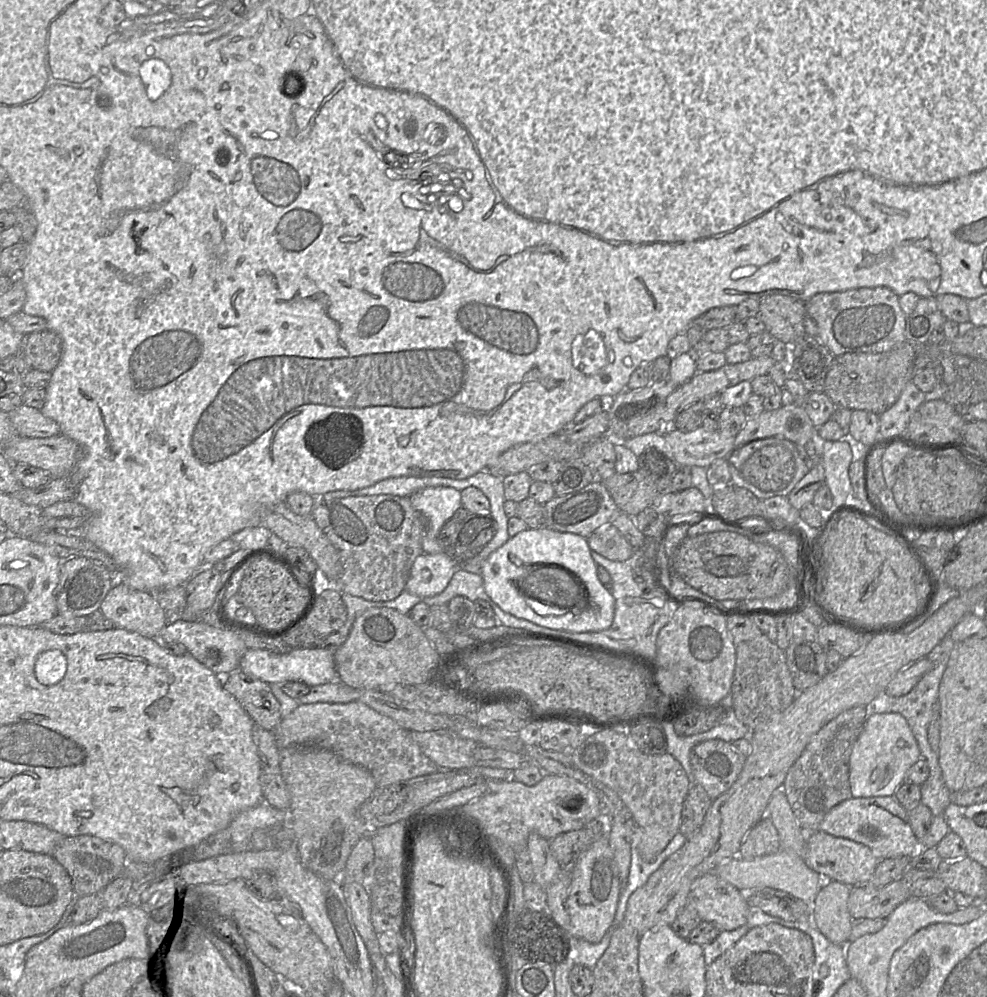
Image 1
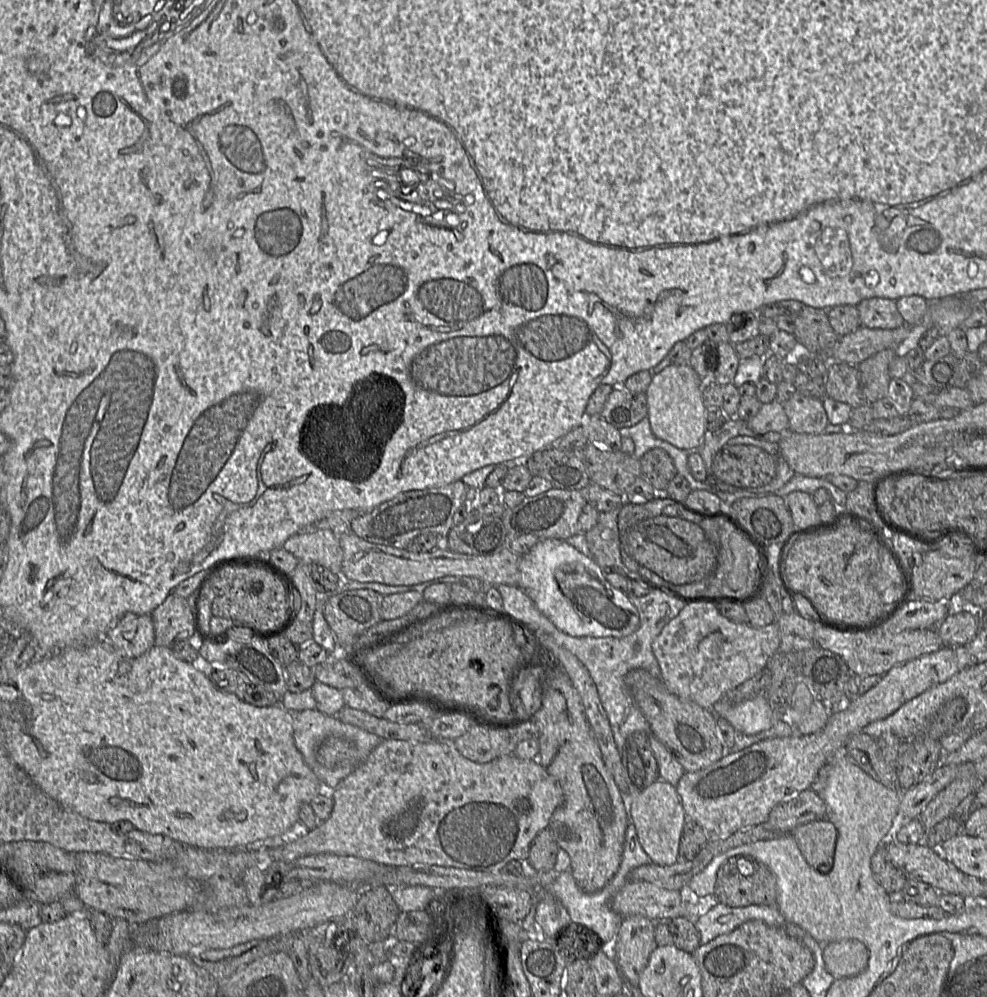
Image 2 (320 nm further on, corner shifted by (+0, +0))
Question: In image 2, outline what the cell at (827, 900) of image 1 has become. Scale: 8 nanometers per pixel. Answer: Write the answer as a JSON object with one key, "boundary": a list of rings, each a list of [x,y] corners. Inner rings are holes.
{"boundary":[[[842,939],[823,945],[823,960],[827,971],[835,978],[856,976],[868,966],[869,950],[857,939]]]}

